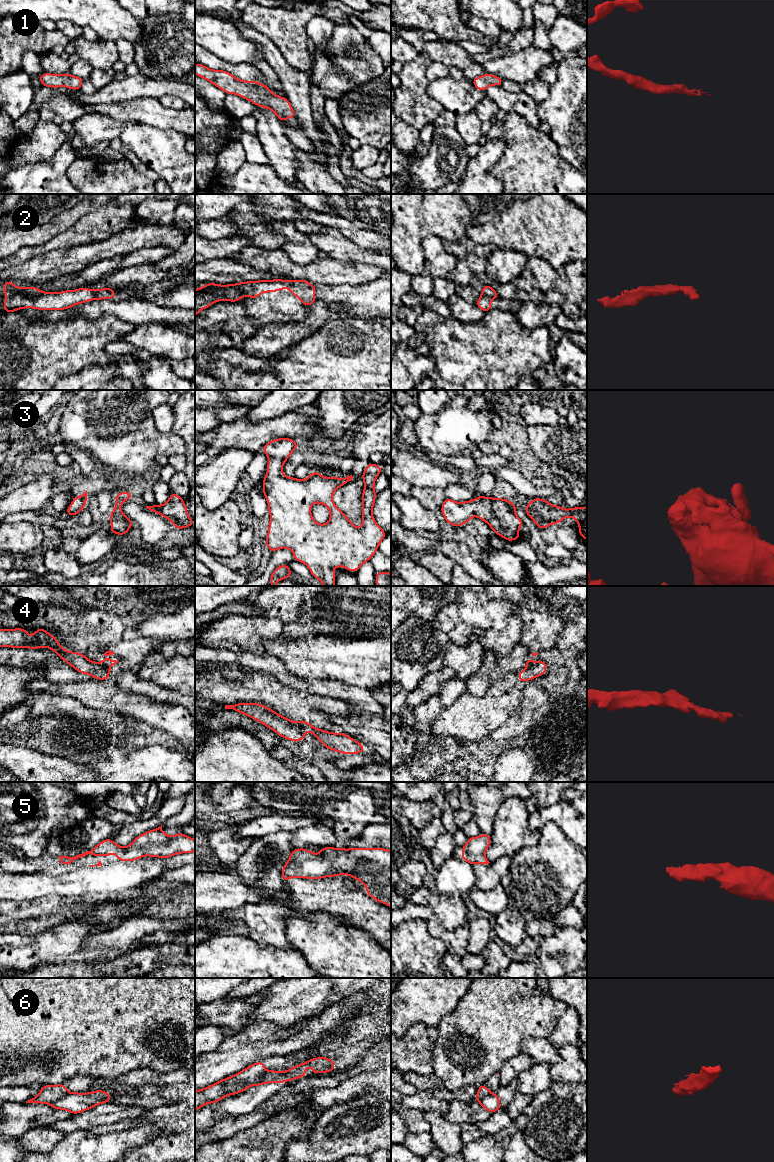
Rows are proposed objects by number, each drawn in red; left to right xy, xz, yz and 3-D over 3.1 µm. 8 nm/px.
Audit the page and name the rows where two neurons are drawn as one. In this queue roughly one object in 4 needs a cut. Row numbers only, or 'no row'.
2, 4, 6

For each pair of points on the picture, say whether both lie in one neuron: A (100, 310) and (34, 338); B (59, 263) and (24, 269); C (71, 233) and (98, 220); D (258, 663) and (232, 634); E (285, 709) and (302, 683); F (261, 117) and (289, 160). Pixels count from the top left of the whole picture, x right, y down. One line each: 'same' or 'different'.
A: different
B: same
C: same
D: different
E: different
F: same

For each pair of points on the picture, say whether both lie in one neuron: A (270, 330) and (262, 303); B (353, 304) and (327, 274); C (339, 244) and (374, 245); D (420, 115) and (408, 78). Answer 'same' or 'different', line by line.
A: different
B: different
C: different
D: same

